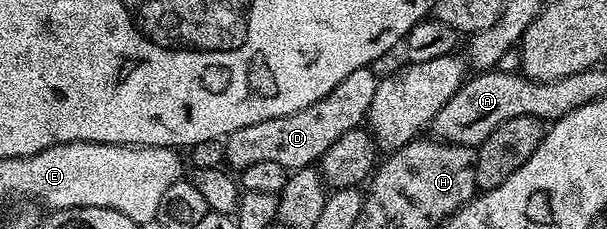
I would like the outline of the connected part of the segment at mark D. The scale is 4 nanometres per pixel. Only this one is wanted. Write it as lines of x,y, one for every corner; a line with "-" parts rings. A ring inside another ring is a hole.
369,67
352,71
337,83
337,87
333,87
333,91
329,91
329,95
317,99
317,103
301,111
293,111
293,115
249,123
249,127
233,131
225,141
226,164
235,171
249,167
249,163
262,162
281,163
281,167
288,171
314,166
325,151
345,135
345,131
353,131
366,122
369,103
373,103
379,82

